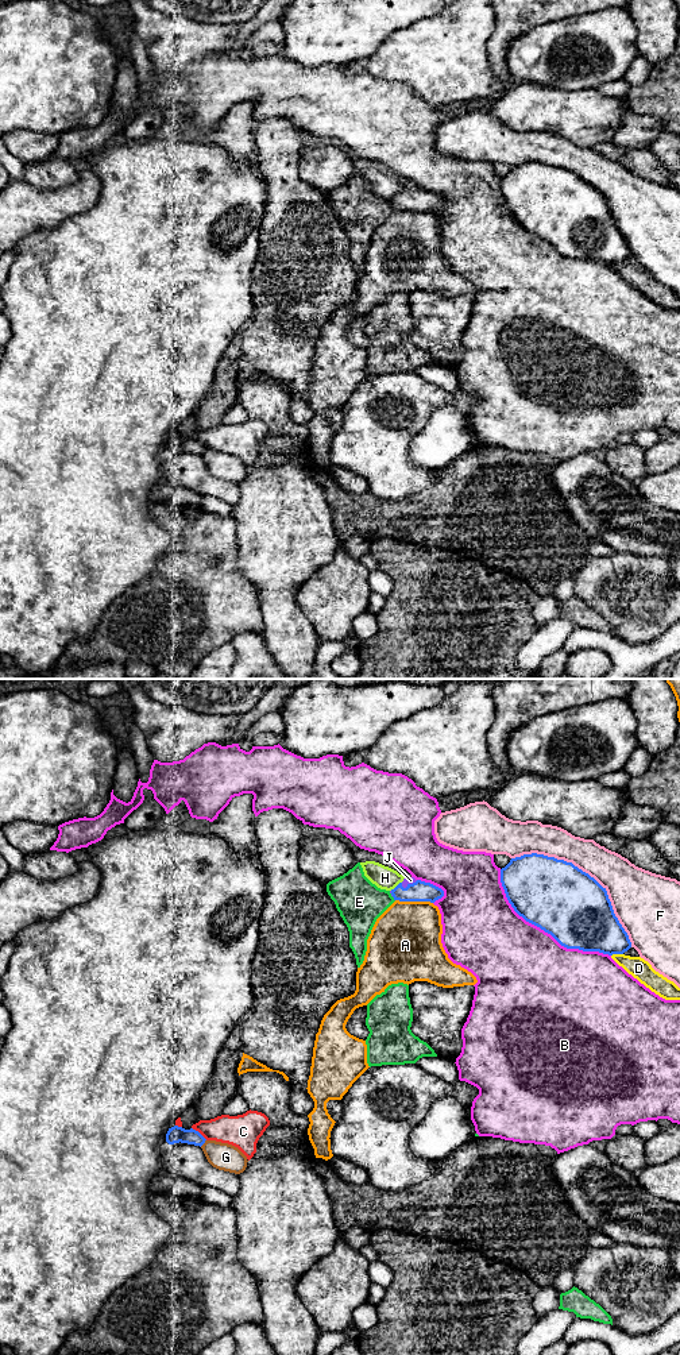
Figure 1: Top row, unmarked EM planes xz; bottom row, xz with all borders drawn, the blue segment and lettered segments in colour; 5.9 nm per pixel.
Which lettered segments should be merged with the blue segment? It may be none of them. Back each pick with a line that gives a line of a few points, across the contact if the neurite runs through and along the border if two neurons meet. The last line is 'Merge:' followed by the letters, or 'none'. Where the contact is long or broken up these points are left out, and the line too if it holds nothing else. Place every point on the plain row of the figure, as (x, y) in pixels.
J: xz (420, 200), (416, 200), (409, 193), (410, 189)
Merge: J

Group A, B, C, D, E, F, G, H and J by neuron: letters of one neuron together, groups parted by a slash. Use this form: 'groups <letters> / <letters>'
groups A / B / C / D / E / F / G / H / J

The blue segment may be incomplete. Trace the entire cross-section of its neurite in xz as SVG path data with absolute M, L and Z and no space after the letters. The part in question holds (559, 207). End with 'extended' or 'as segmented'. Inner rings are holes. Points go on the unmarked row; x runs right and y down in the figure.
M523 163L501 178L501 192L514 220L567 258L613 265L631 256L606 197L572 171Z | as segmented

